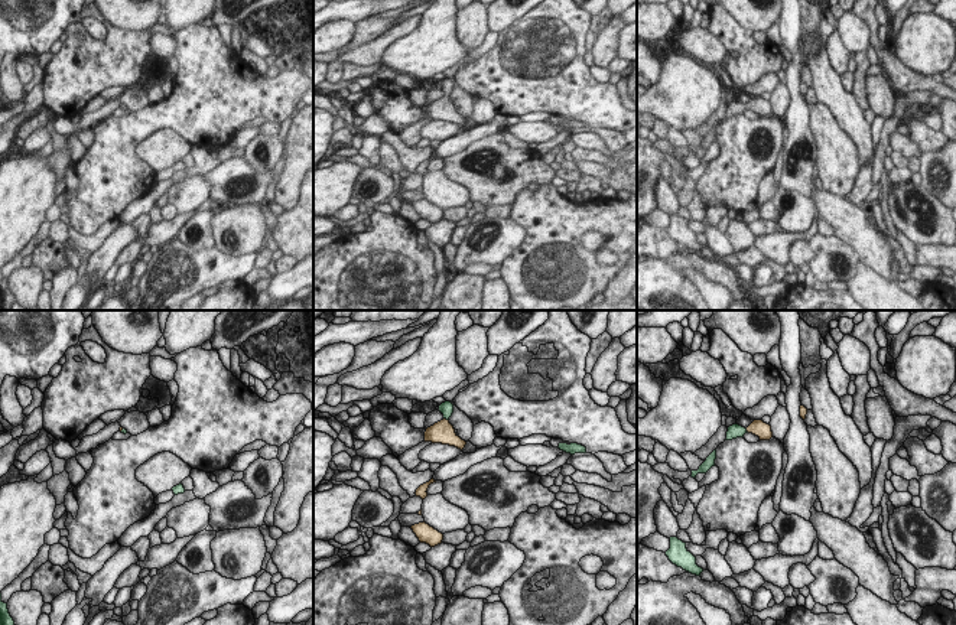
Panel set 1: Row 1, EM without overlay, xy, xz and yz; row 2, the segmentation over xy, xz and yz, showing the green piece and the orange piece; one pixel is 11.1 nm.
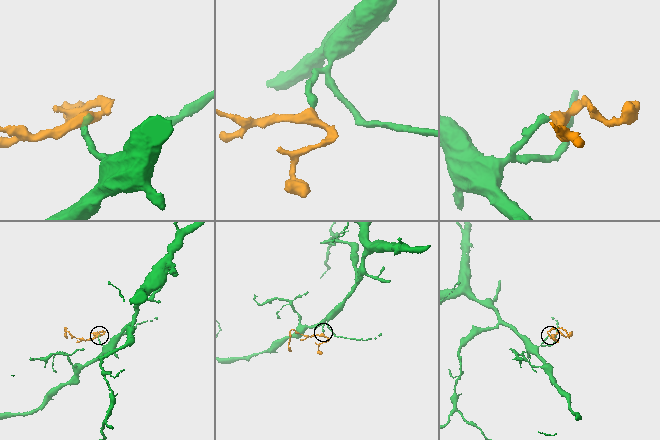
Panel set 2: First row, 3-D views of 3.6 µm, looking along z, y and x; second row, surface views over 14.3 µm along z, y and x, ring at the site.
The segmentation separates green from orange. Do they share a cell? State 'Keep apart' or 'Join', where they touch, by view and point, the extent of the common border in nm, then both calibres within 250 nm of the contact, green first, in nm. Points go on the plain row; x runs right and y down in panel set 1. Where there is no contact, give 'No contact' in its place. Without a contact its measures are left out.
Join. Touches green at xz (446, 95). Shared border 70 nm. Thickness 160 nm (green) against 260 nm.

